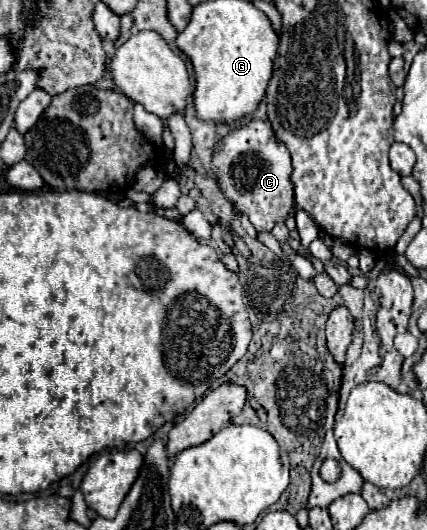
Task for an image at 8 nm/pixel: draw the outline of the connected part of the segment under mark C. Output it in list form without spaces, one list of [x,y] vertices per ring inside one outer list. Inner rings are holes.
[[[250,120],[236,130],[230,130],[214,148],[212,170],[222,194],[236,210],[248,214],[256,230],[272,230],[278,220],[286,220],[294,204],[294,186],[290,182],[290,154],[274,136],[274,130],[264,120]]]

